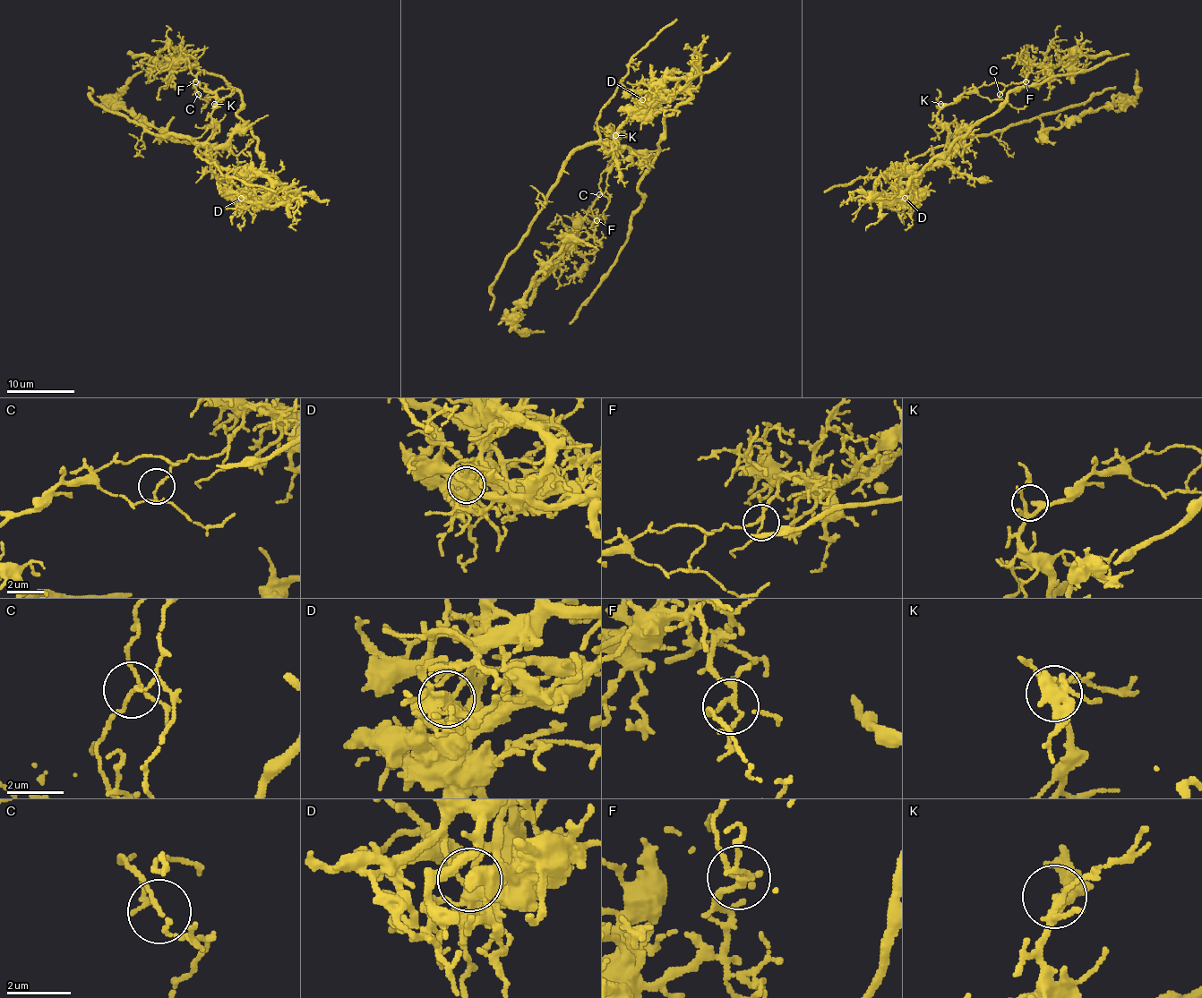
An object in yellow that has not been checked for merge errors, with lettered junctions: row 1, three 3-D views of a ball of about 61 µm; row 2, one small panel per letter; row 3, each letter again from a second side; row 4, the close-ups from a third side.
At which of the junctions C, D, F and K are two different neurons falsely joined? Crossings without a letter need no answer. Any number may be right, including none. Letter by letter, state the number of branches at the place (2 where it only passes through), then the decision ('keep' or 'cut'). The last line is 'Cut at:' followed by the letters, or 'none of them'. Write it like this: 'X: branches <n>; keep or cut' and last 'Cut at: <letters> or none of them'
C: branches 2; cut
D: branches 4; cut
F: branches 4; keep
K: branches 2; keep
Cut at: C, D

